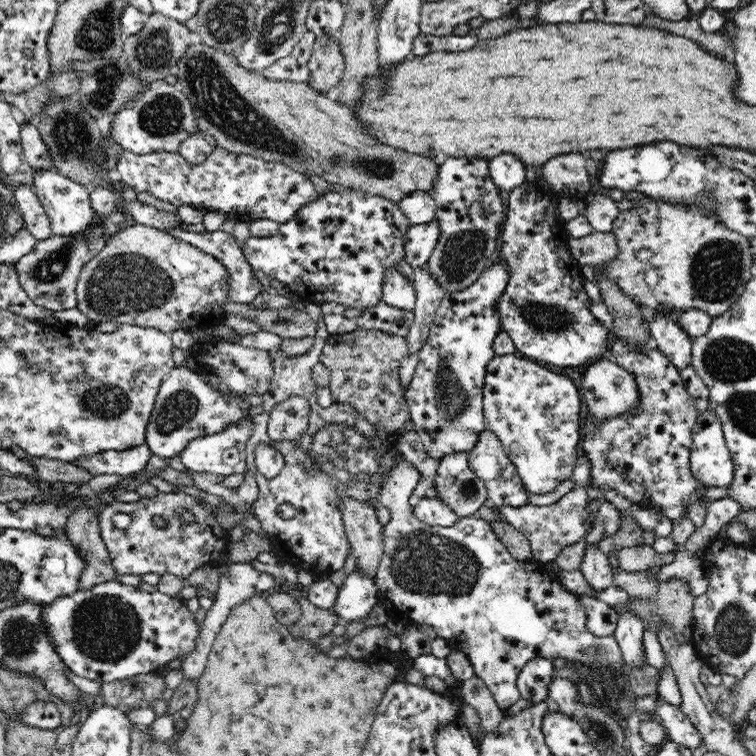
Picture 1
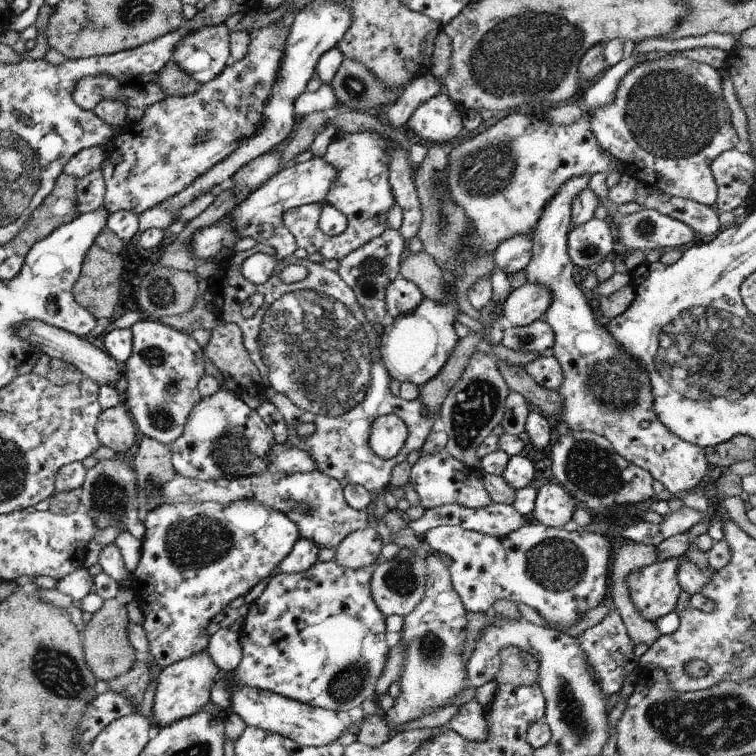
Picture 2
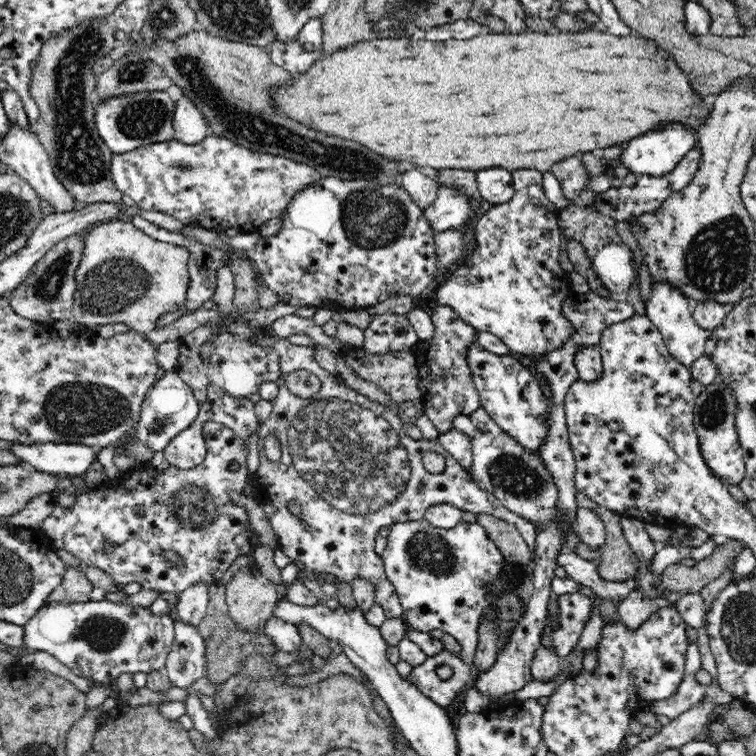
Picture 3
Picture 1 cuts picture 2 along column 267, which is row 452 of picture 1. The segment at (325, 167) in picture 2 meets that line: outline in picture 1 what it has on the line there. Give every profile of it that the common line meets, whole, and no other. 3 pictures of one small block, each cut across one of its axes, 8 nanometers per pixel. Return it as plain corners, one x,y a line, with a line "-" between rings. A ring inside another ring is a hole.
253,420
241,421
238,425
231,425
218,435
202,436
190,440
190,443
181,452
181,462
192,472
216,474
216,476
230,476
242,474
247,469
245,446
254,432

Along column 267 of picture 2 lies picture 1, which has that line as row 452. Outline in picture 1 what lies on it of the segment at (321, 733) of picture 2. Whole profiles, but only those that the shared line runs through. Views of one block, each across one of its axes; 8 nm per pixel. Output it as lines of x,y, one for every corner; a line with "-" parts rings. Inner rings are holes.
710,411
697,416
694,426
689,470
697,482
726,487
734,476
734,463
722,431
722,423

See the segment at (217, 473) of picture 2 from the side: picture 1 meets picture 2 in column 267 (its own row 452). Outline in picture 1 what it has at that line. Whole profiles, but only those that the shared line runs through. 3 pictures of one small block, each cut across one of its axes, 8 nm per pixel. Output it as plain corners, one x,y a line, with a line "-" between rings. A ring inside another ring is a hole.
504,259
497,260
468,289
454,293
446,291
435,310
428,338
418,352
419,363
404,392
414,430
420,434
426,454
434,460
442,460
454,452
469,453
476,446
481,433
487,430
483,411
486,366
497,355
493,344
494,338
501,331
498,298
505,294
509,279
508,263

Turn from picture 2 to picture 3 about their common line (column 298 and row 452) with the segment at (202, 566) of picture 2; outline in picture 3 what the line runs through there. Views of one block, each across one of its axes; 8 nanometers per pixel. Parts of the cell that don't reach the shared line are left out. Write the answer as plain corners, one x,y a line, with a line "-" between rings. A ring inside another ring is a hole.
474,342
468,350
468,363
473,381
480,395
481,406
488,411
495,424
514,438
527,454
540,456
544,440
551,431
550,418
554,406
548,404
548,396
542,392
540,382
511,355
498,356

